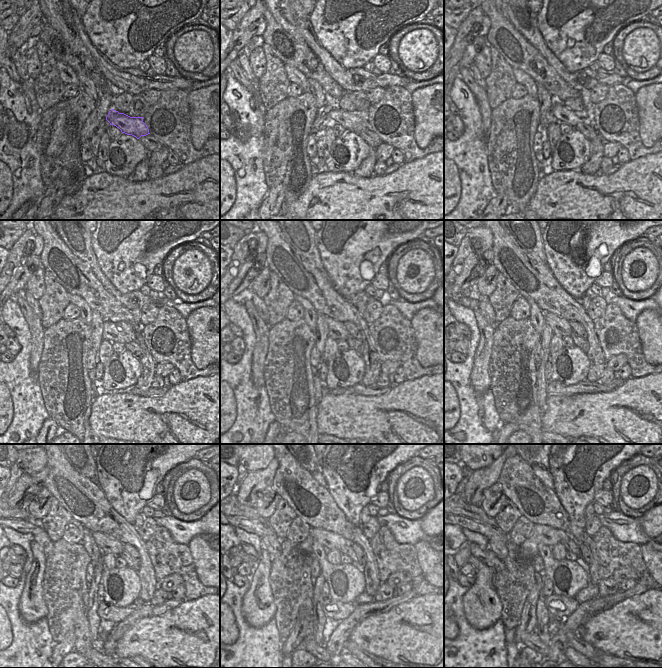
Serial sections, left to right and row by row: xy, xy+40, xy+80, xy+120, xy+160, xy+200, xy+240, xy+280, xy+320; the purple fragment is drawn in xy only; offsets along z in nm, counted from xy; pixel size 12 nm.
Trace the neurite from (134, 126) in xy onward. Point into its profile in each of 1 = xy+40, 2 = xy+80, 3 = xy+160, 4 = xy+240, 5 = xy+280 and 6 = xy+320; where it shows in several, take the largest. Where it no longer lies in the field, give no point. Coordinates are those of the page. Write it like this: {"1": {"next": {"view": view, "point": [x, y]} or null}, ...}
{"1": {"next": {"view": "xy+40", "point": [356, 121]}}, "2": {"next": {"view": "xy+80", "point": [559, 112]}}, "3": {"next": {"view": "xy+160", "point": [337, 331]}}, "4": {"next": {"view": "xy+240", "point": [107, 544]}}, "5": {"next": {"view": "xy+280", "point": [330, 540]}}, "6": {"next": {"view": "xy+320", "point": [540, 534]}}}

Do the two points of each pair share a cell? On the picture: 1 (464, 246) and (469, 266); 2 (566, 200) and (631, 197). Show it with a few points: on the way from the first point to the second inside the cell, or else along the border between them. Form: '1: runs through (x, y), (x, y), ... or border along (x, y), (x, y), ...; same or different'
1: border along (473, 250), (466, 257), (462, 270), (456, 276); different
2: runs through (582, 200), (615, 200); same

